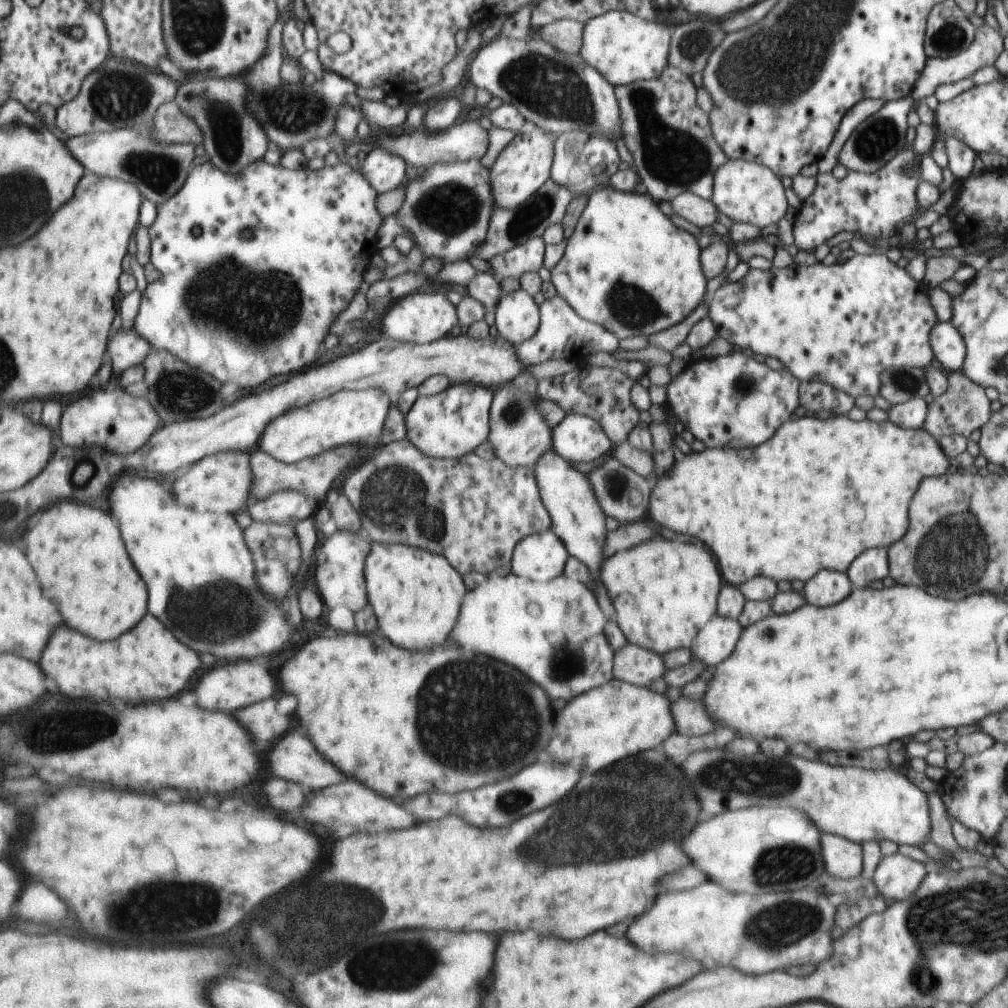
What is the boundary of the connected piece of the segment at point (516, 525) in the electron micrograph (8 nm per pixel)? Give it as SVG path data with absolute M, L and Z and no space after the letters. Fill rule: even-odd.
M405 439L389 442L370 455L370 459L356 467L354 472L346 479L343 493L349 497L355 507L362 533L373 542L393 542L393 544L397 542L405 546L421 548L421 550L431 550L433 554L443 554L443 558L447 558L447 562L451 562L451 566L455 566L455 570L459 570L459 574L467 574L467 572L489 574L489 572L493 572L501 566L509 566L511 552L514 552L514 546L522 538L550 528L550 515L546 507L542 505L541 489L538 486L532 467L517 466L517 468L509 468L497 458L484 459L474 453L467 453L454 459L427 458L427 455L423 454L414 443Z

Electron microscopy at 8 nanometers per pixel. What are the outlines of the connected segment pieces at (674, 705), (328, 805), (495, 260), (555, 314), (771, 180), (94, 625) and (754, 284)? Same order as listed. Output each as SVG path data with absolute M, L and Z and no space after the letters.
M680 696L670 703L670 711L679 734L701 736L713 732L715 728L715 719L707 714L706 706L703 706L701 700L687 700Z
M347 780L343 784L311 792L309 794L309 804L305 806L305 816L331 830L333 838L345 838L357 832L381 832L381 830L401 830L413 826L413 814L405 812L397 802L379 796L371 788L363 786L359 780Z
M541 237L529 238L523 244L515 246L499 256L493 256L487 266L496 279L511 276L518 279L523 272L536 272L541 268L543 242Z
M556 294L547 298L540 306L541 321L537 332L533 337L527 338L526 341L515 346L519 362L531 367L546 360L561 360L562 358L583 361L587 356L596 352L611 354L618 348L617 339L613 334L607 332L599 324L579 318L579 315L573 312L571 306L561 296Z
M728 159L715 170L710 201L719 213L725 214L733 223L749 223L759 229L779 222L787 210L785 190L774 171L744 160Z
M66 499L57 506L44 509L27 534L27 556L31 558L31 564L35 566L35 572L39 574L47 594L59 602L65 622L71 628L87 636L91 634L99 640L115 640L127 630L133 630L150 608L150 590L147 590L147 583L129 556L117 524L111 514L99 508L87 506L83 502L71 503L71 500Z
M883 249L869 255L855 254L844 262L834 263L830 266L815 263L809 266L792 265L780 269L770 267L767 270L749 268L740 280L735 282L726 282L724 280L723 284L713 292L713 296L709 300L710 304L707 307L707 316L711 320L711 324L716 328L717 336L726 340L733 346L733 349L744 350L747 348L747 350L751 350L755 354L761 354L765 358L776 358L796 379L802 382L819 380L848 394L853 399L857 398L857 396L871 396L871 398L875 398L875 396L879 395L879 389L882 386L881 374L883 370L904 367L921 369L929 366L929 362L933 360L934 351L931 350L929 336L930 330L937 322L937 318L935 318L935 312L933 312L931 304L929 304L927 292L923 288L919 292L919 285L920 283L915 282L915 279L911 278L910 274L907 274L906 268L899 268L897 264L887 260Z

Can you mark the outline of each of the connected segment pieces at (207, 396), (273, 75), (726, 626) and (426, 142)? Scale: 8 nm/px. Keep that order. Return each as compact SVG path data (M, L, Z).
M153 350L146 361L144 384L148 388L147 402L155 406L155 412L161 414L165 424L183 422L189 418L207 418L223 410L223 384L211 376L205 374L199 368L193 368L190 363L177 358L175 354L167 350Z
M285 10L279 11L279 20L271 28L270 42L264 57L245 75L245 82L249 86L245 104L249 106L249 112L259 120L259 124L265 128L269 140L274 142L282 152L293 149L301 150L305 144L317 138L328 141L329 136L335 132L341 108L347 106L349 94L355 94L356 88L352 80L329 70L318 82L315 81L309 87L303 85L302 82L289 84L281 78L284 64L282 34L287 18L287 15L282 17L284 12Z
M714 617L691 642L691 661L714 667L734 652L741 636L742 625L736 619Z
M465 120L461 124L451 124L449 128L441 132L427 132L425 126L415 127L412 130L404 131L401 126L395 126L391 130L372 130L365 139L360 139L355 134L355 140L351 143L371 144L372 148L390 151L391 154L398 155L407 164L412 164L415 168L429 168L439 162L467 162L471 158L481 158L487 150L487 131L479 123L473 120Z

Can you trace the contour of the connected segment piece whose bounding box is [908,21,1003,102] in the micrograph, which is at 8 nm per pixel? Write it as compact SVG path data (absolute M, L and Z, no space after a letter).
M986 21L983 26L974 29L973 40L963 52L945 59L931 57L931 60L927 61L925 68L922 69L921 76L917 78L917 84L913 86L908 95L911 100L923 101L925 97L934 95L935 89L938 89L939 86L970 77L977 68L991 66L1002 50L1003 34L991 21Z

